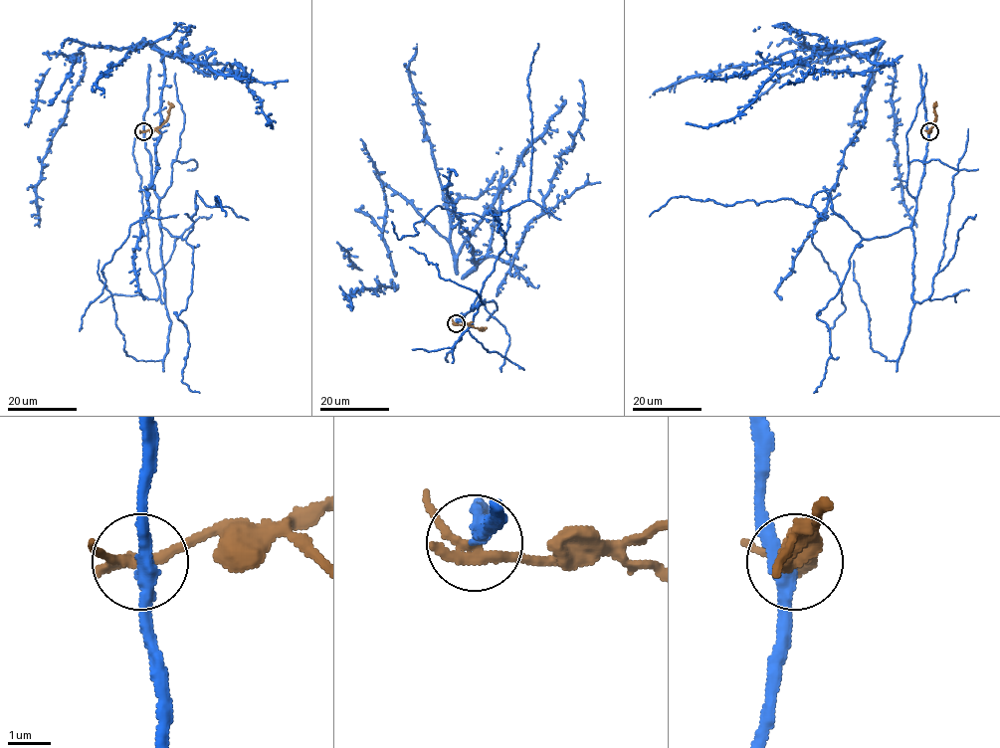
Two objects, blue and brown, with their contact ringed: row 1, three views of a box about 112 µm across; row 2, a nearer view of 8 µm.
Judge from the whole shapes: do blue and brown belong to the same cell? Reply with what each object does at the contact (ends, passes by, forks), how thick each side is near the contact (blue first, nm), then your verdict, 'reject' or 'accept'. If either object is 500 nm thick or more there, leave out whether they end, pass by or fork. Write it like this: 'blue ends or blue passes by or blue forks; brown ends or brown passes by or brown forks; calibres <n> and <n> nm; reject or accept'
blue passes by; brown passes by; calibres 340 and 280 nm; reject

